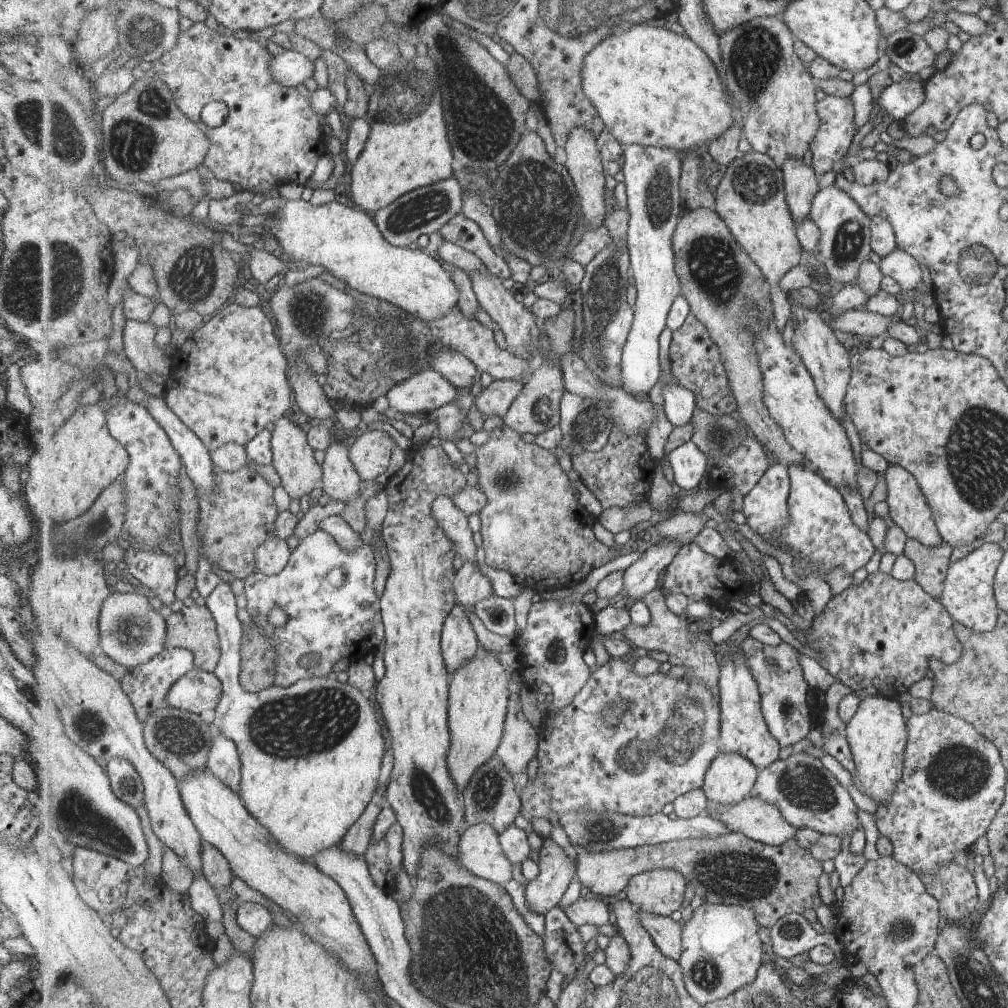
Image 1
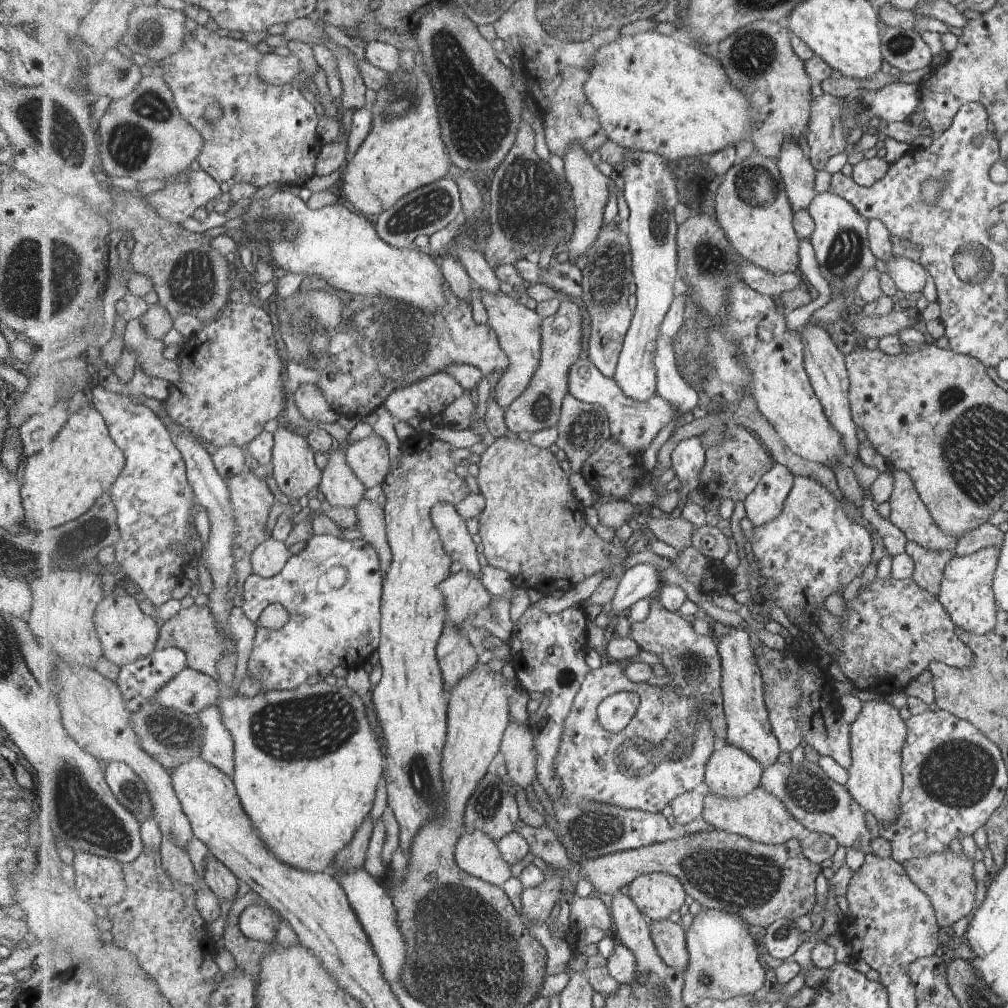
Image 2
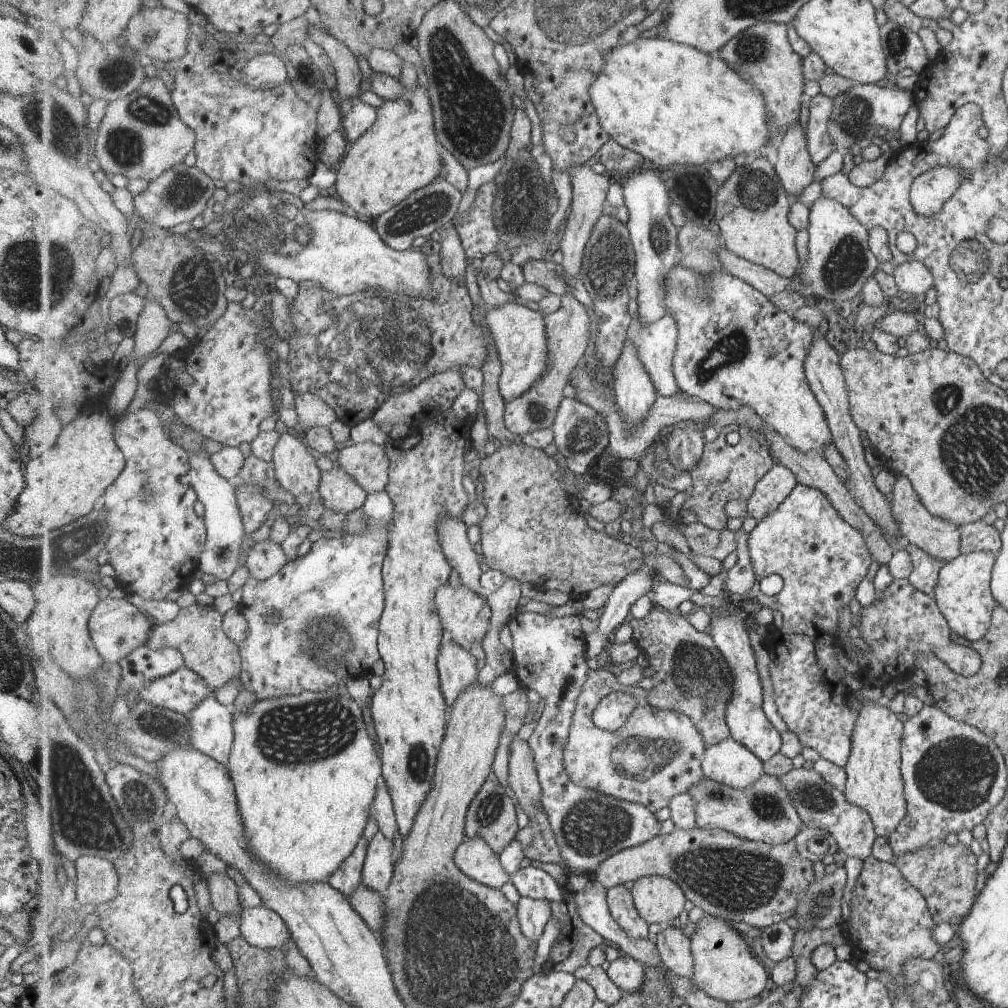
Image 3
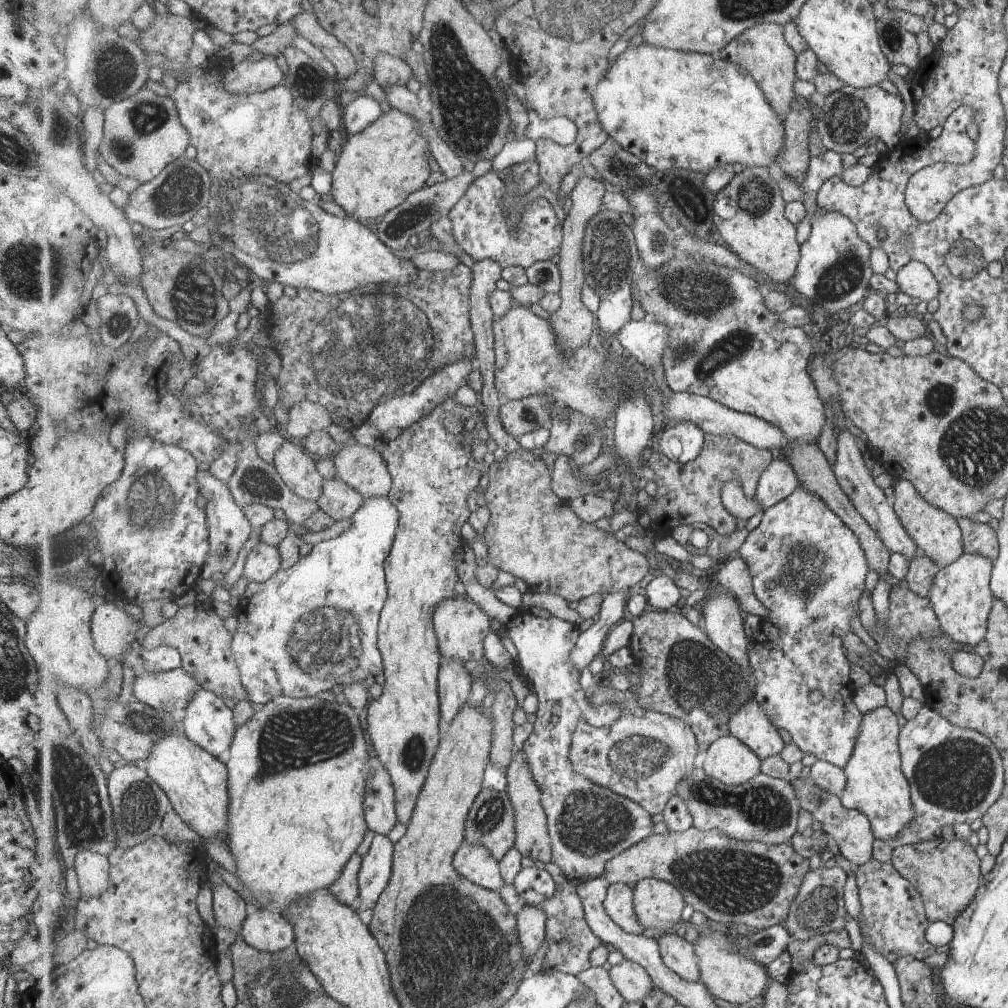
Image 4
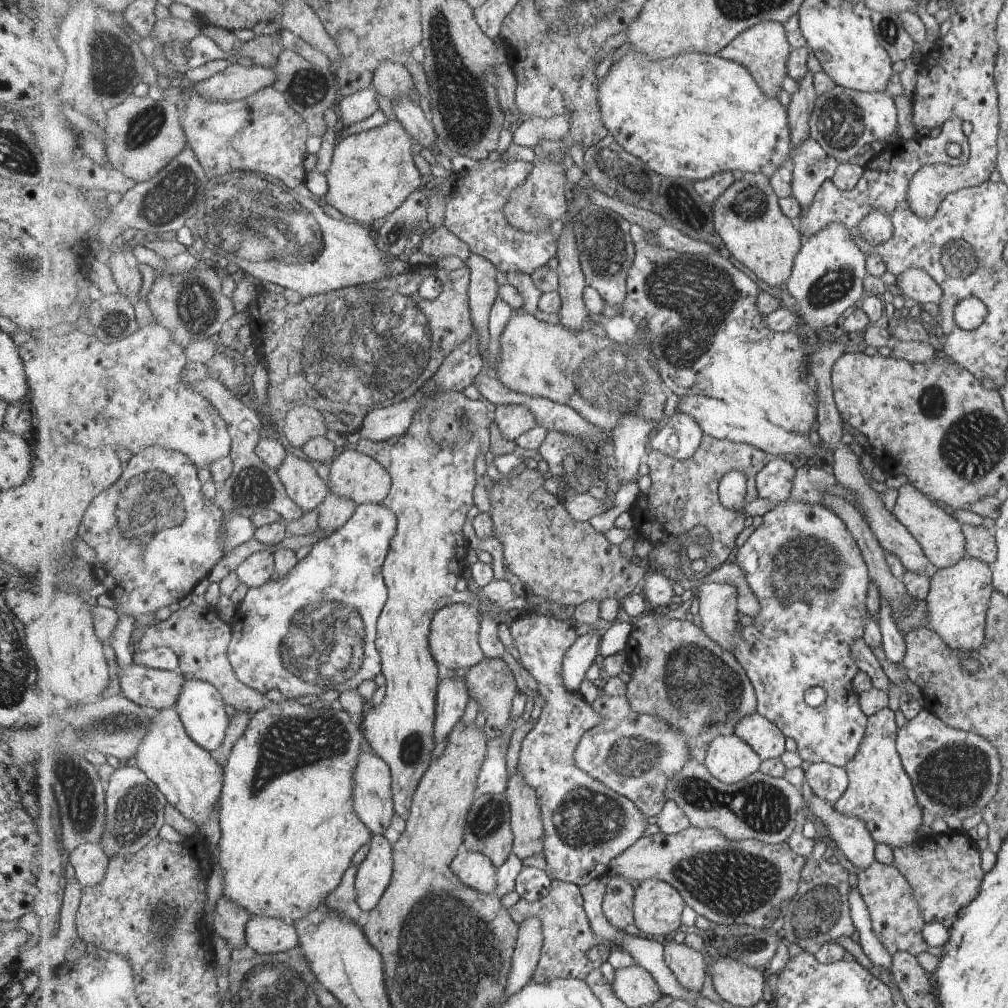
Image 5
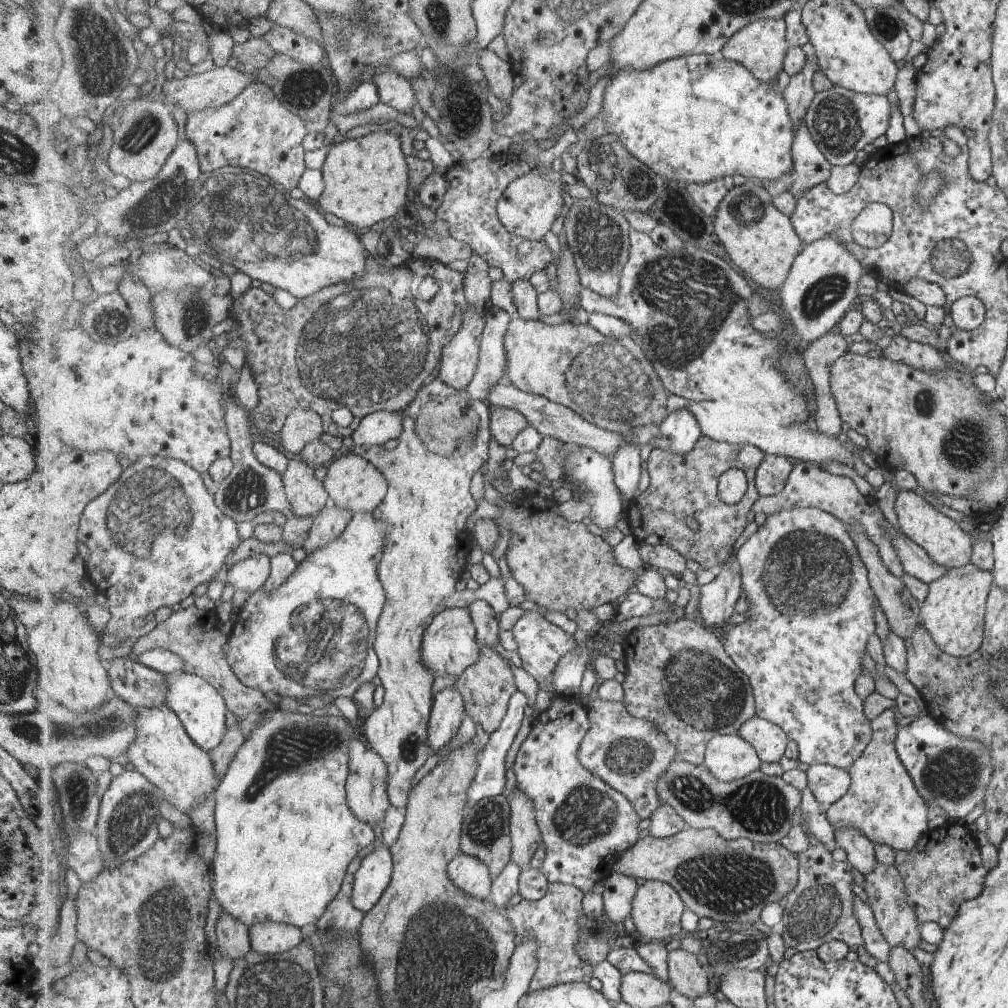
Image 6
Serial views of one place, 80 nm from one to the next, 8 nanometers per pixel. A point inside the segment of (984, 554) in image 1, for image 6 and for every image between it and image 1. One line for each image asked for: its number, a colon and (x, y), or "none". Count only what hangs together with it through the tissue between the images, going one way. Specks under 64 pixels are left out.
2: (966, 589)
3: (962, 593)
4: (960, 595)
5: (958, 595)
6: (952, 611)

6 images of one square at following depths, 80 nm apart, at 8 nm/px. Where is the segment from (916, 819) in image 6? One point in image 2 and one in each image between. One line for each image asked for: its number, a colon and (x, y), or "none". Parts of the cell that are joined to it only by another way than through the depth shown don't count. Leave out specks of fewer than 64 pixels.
2: (877, 735)
3: (874, 783)
4: (873, 773)
5: (875, 773)

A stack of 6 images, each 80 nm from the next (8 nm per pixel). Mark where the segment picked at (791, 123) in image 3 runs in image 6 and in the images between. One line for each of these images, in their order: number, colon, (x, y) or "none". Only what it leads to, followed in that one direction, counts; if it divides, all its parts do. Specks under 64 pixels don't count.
4: (764, 51)
5: (765, 49)
6: (762, 46)

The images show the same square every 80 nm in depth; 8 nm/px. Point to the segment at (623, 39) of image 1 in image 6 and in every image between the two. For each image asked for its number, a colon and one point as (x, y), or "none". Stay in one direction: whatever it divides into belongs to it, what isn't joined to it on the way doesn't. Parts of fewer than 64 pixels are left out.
2: (662, 94)
3: (672, 103)
4: (676, 110)
5: (696, 115)
6: (698, 118)

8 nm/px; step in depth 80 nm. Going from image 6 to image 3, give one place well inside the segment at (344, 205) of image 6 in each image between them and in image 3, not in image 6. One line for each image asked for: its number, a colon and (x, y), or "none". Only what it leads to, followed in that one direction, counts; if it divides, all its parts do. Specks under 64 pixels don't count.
3: (400, 153)
4: (378, 169)
5: (372, 173)

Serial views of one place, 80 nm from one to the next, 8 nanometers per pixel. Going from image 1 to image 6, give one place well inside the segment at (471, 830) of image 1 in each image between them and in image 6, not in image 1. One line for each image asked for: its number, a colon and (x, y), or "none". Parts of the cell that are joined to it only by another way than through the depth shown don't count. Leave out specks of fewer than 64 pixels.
2: (477, 853)
3: (475, 857)
4: (474, 861)
5: (476, 870)
6: (473, 874)

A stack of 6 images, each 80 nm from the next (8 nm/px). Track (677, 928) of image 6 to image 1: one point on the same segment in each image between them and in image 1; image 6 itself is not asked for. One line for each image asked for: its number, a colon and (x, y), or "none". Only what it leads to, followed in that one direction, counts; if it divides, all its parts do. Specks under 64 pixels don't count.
1: (661, 891)
2: (657, 895)
3: (659, 899)
4: (659, 903)
5: (658, 906)

